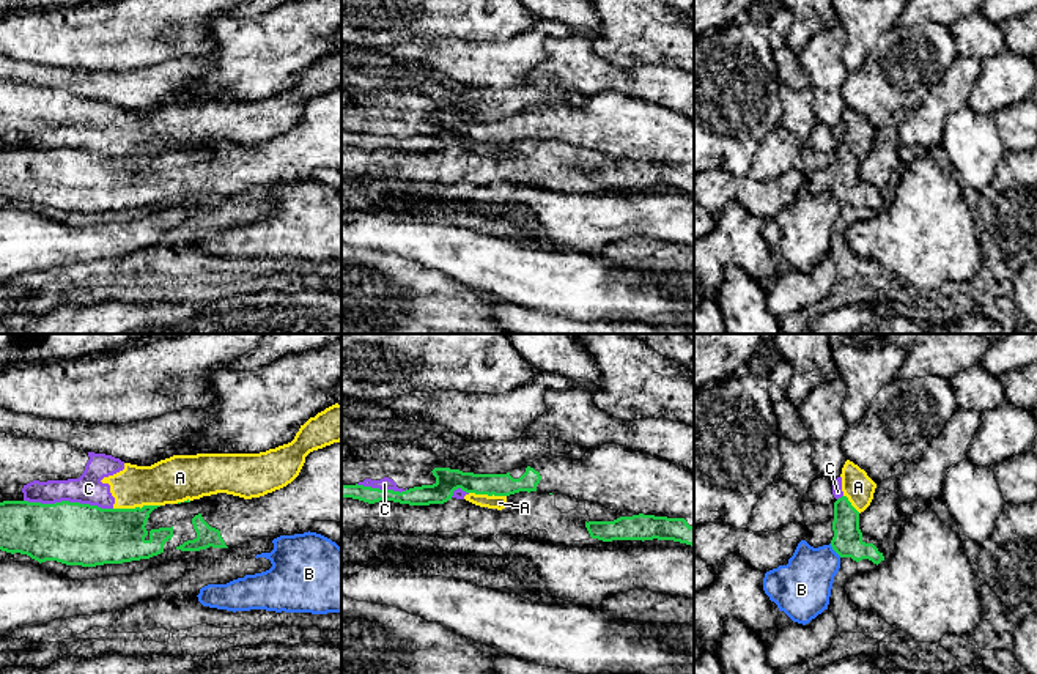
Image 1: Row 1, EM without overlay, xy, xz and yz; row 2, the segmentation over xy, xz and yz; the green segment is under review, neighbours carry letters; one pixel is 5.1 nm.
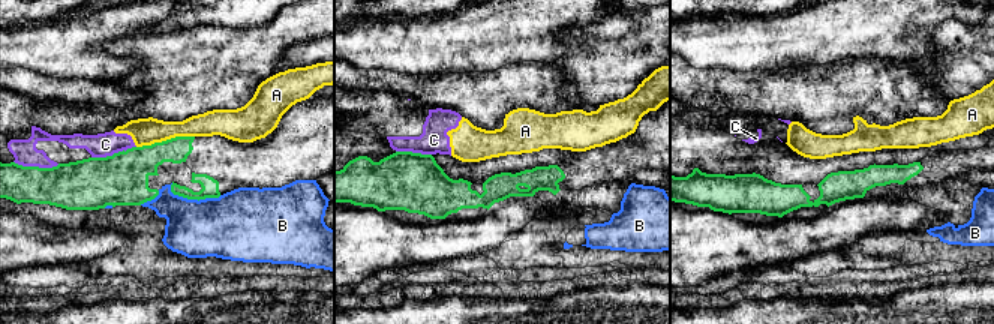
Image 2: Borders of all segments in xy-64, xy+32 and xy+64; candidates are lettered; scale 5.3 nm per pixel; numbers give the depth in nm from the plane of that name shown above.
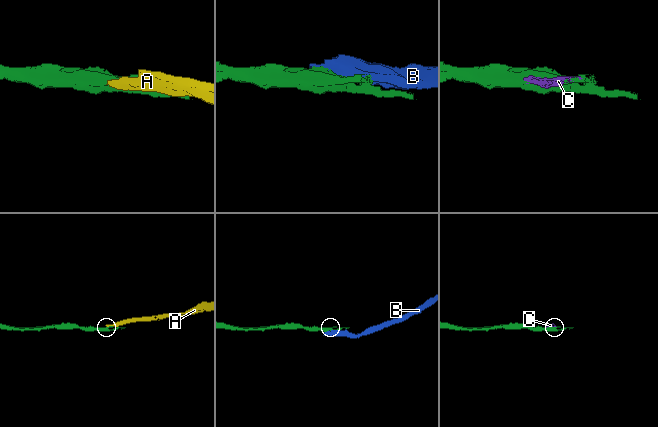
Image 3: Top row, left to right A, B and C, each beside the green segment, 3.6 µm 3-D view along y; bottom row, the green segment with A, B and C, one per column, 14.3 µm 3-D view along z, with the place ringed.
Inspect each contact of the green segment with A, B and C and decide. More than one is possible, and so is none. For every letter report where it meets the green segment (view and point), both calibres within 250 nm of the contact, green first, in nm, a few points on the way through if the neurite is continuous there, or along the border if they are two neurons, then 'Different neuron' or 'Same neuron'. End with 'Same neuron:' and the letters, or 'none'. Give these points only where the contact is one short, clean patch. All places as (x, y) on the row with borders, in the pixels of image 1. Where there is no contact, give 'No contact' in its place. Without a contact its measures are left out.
A: Touches green at xy (136, 507). Thickness 300 nm (green) against 240 nm. Different neuron
B: Touches green at yz (834, 550). Thickness 160 nm (green) against 280 nm. Different neuron
C: Touches green at xy (68, 501). Thickness 320 nm (green) against 150 nm. Different neuron
Same neuron: none

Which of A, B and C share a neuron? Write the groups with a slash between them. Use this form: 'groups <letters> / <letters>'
groups A C / B

